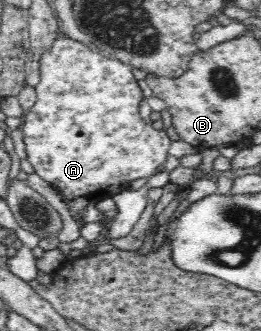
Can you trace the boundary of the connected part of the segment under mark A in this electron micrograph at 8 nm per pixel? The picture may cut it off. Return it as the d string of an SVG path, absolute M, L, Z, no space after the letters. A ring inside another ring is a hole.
M61 35L51 44L50 50L47 50L46 54L42 56L40 60L40 80L35 86L37 92L37 99L34 106L25 113L22 117L22 134L24 135L25 152L28 162L32 165L34 172L50 183L53 187L56 187L62 197L67 202L68 211L72 215L72 218L76 221L76 224L81 232L81 228L86 224L83 220L83 212L85 208L91 203L96 203L100 200L106 199L111 195L116 195L118 192L125 189L126 186L132 180L138 180L138 178L148 178L152 176L159 166L164 164L166 156L168 156L168 148L170 148L170 137L162 129L153 129L151 123L142 118L138 111L138 102L142 100L142 90L138 87L137 78L132 74L133 68L130 65L125 65L120 60L113 59L110 56L105 56L102 53L98 53L91 47L87 47L83 43L74 41L74 39L65 38Z

